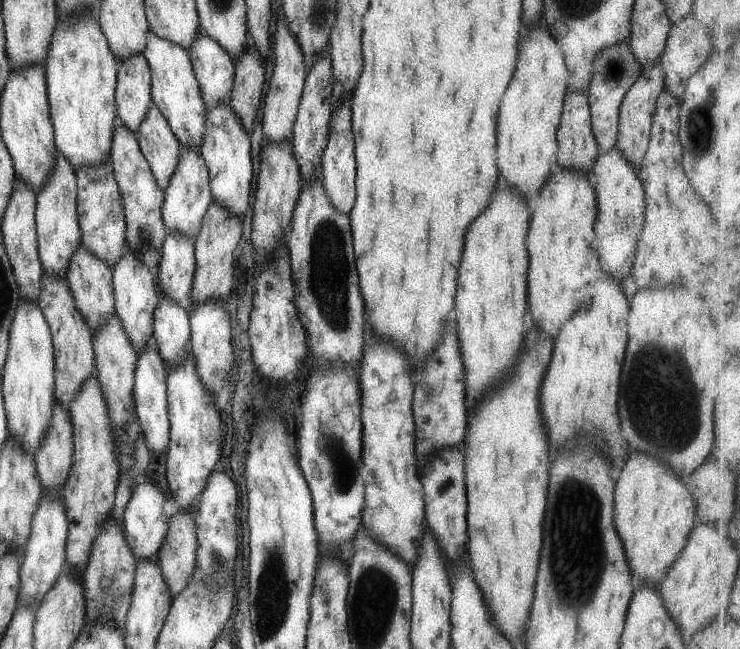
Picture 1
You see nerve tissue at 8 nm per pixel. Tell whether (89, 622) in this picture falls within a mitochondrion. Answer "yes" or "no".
no

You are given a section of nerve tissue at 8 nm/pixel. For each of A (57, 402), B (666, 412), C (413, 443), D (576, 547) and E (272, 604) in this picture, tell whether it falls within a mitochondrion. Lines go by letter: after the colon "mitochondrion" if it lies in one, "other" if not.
A: other
B: mitochondrion
C: other
D: mitochondrion
E: mitochondrion

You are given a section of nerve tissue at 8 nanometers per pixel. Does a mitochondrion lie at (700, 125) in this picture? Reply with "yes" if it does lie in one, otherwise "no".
yes

